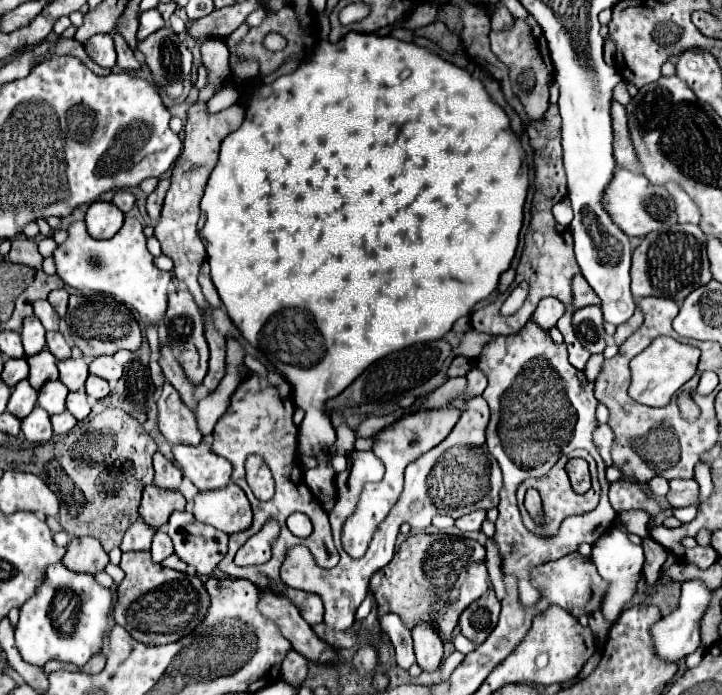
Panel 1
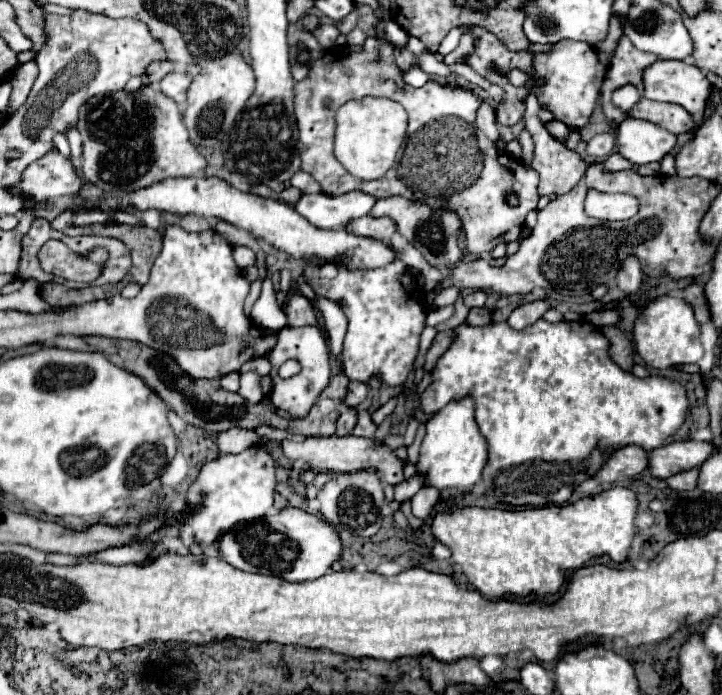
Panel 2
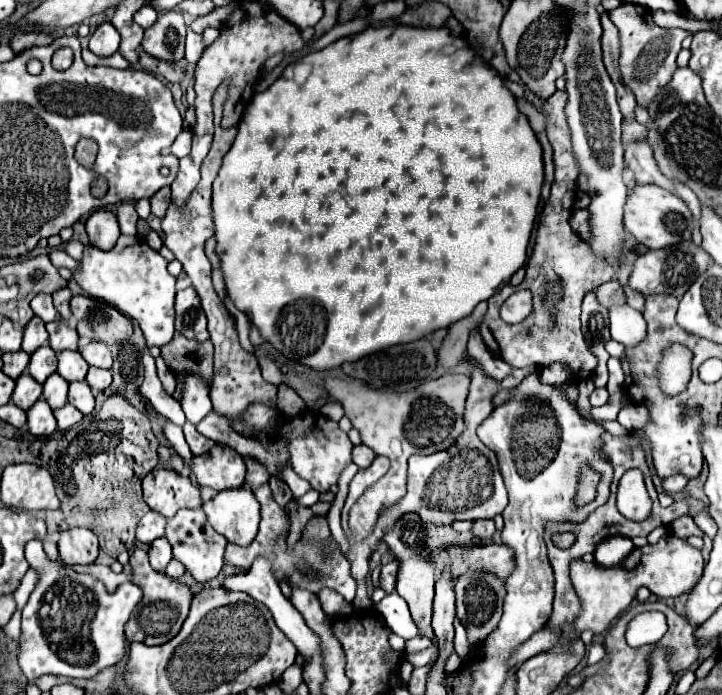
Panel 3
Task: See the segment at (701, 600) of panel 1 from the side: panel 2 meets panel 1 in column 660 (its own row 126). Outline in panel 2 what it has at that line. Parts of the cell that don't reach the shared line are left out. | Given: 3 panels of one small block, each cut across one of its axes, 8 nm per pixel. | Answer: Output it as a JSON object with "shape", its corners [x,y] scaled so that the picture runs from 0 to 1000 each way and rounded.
{"shape":[[[870,167],[856,181],[856,219],[875,236],[914,233],[920,222],[936,213],[936,196],[903,176]]]}

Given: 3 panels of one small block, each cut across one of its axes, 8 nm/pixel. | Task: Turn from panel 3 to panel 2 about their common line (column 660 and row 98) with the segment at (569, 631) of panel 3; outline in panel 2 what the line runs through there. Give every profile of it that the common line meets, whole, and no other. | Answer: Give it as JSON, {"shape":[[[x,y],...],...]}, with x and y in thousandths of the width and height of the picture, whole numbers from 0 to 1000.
{"shape":[[[778,58],[770,66],[765,66],[762,75],[745,75],[740,78],[740,106],[731,109],[720,101],[726,118],[723,124],[729,124],[731,129],[740,129],[740,121],[745,112],[753,112],[756,121],[742,127],[748,153],[759,161],[767,164],[770,173],[787,178],[787,181],[798,181],[806,184],[814,178],[823,155],[825,155],[825,144],[831,138],[831,121],[837,112],[839,95],[834,95],[828,89],[825,72],[812,63],[812,60],[787,60]]]}

